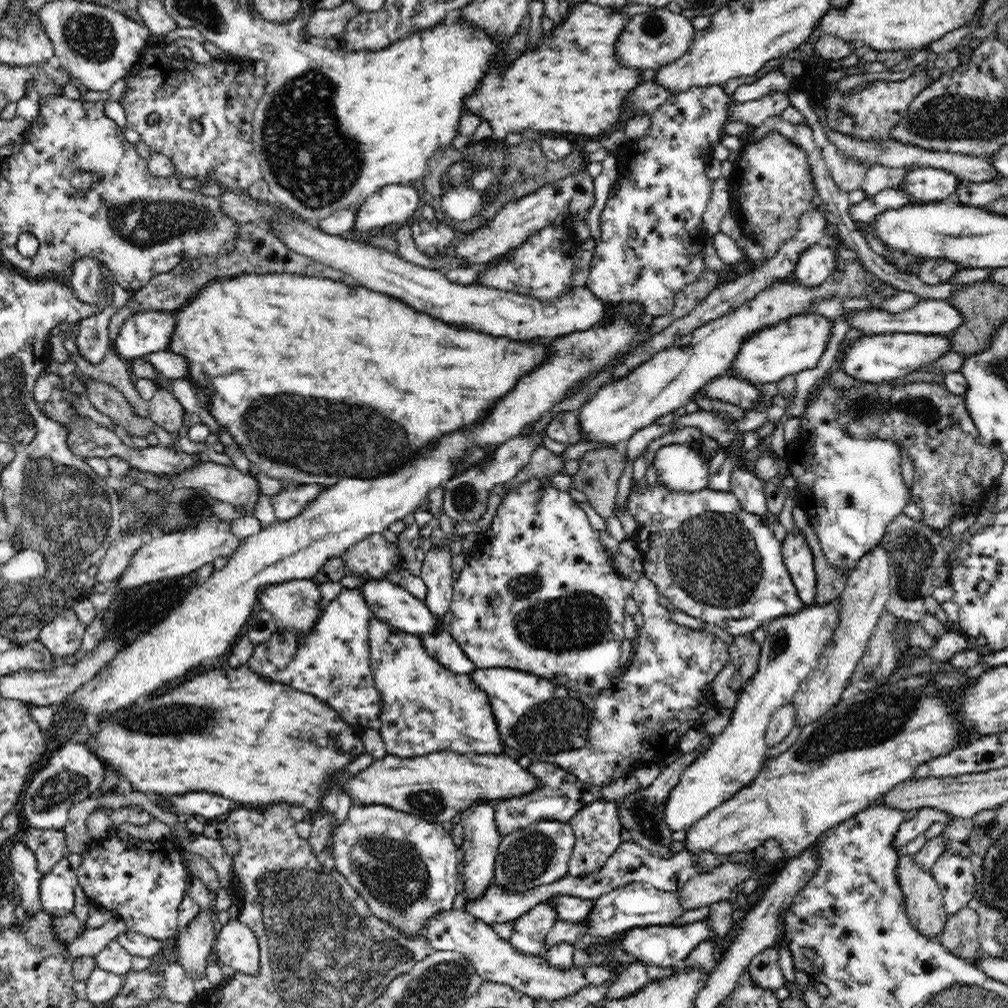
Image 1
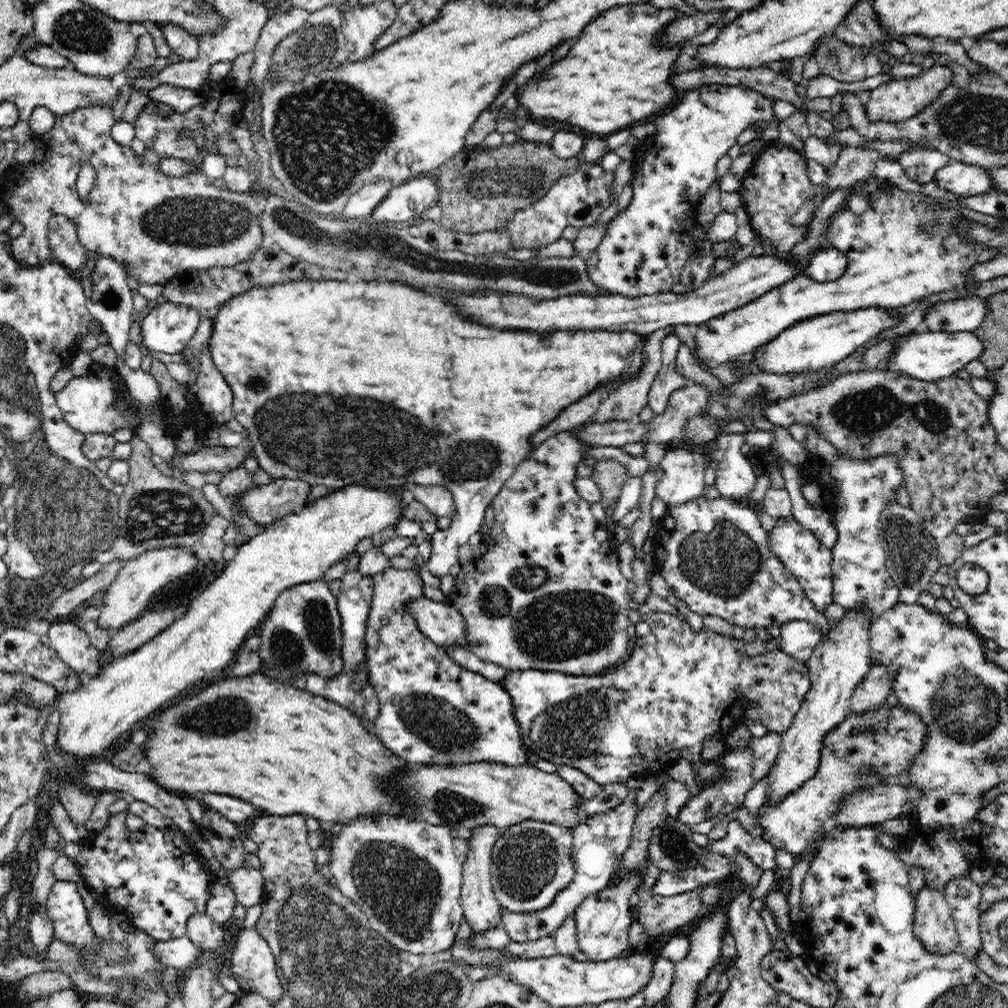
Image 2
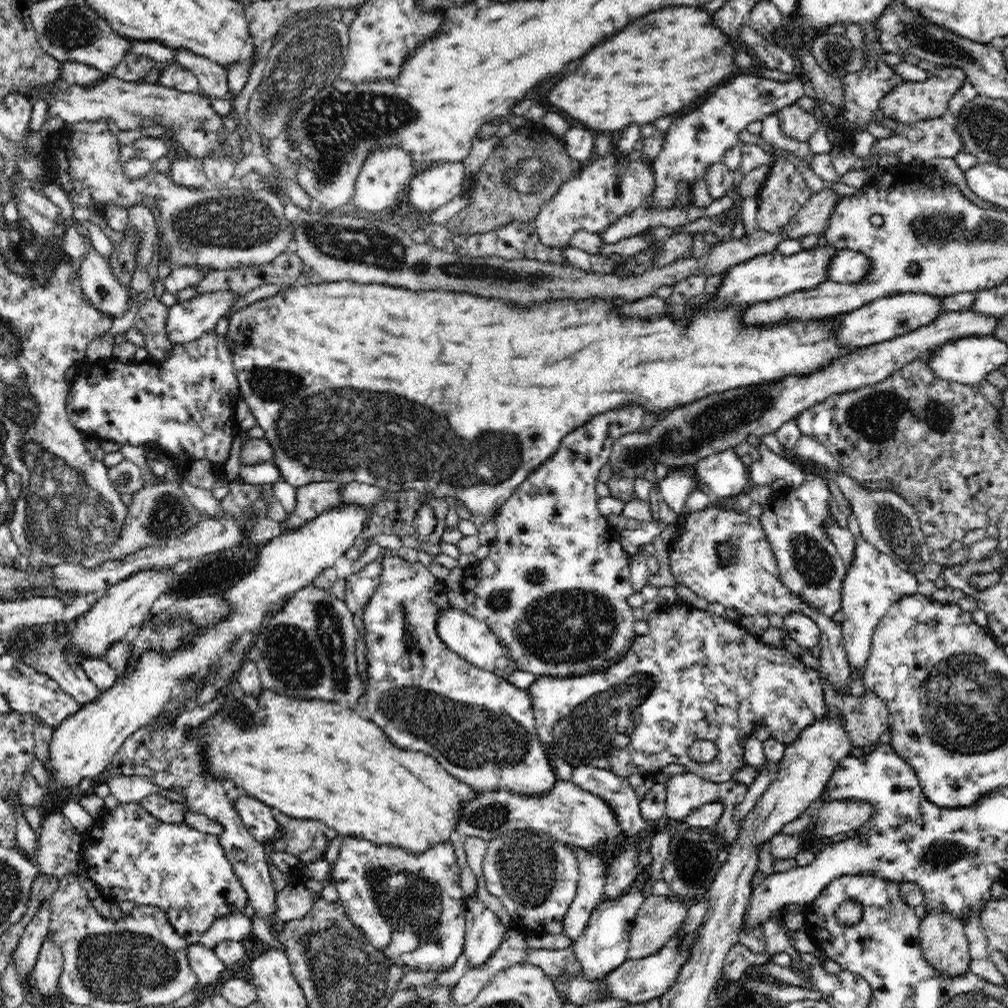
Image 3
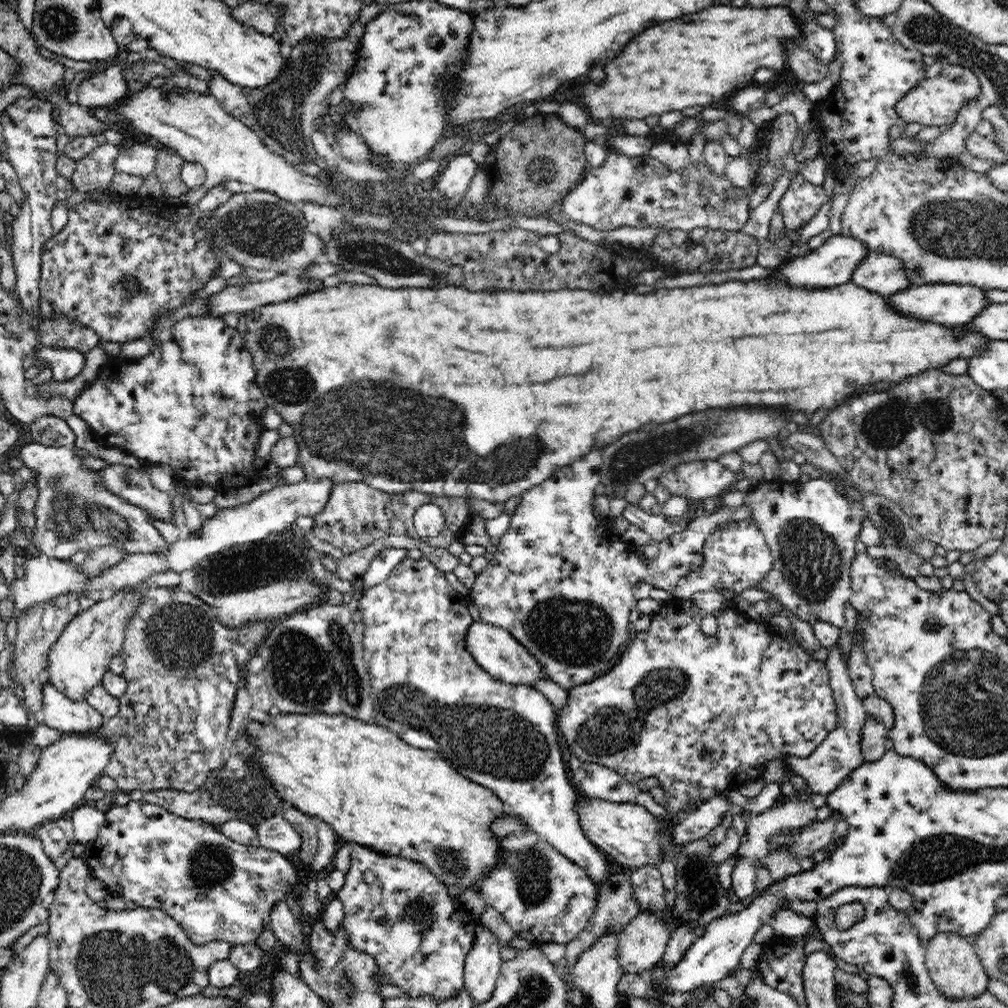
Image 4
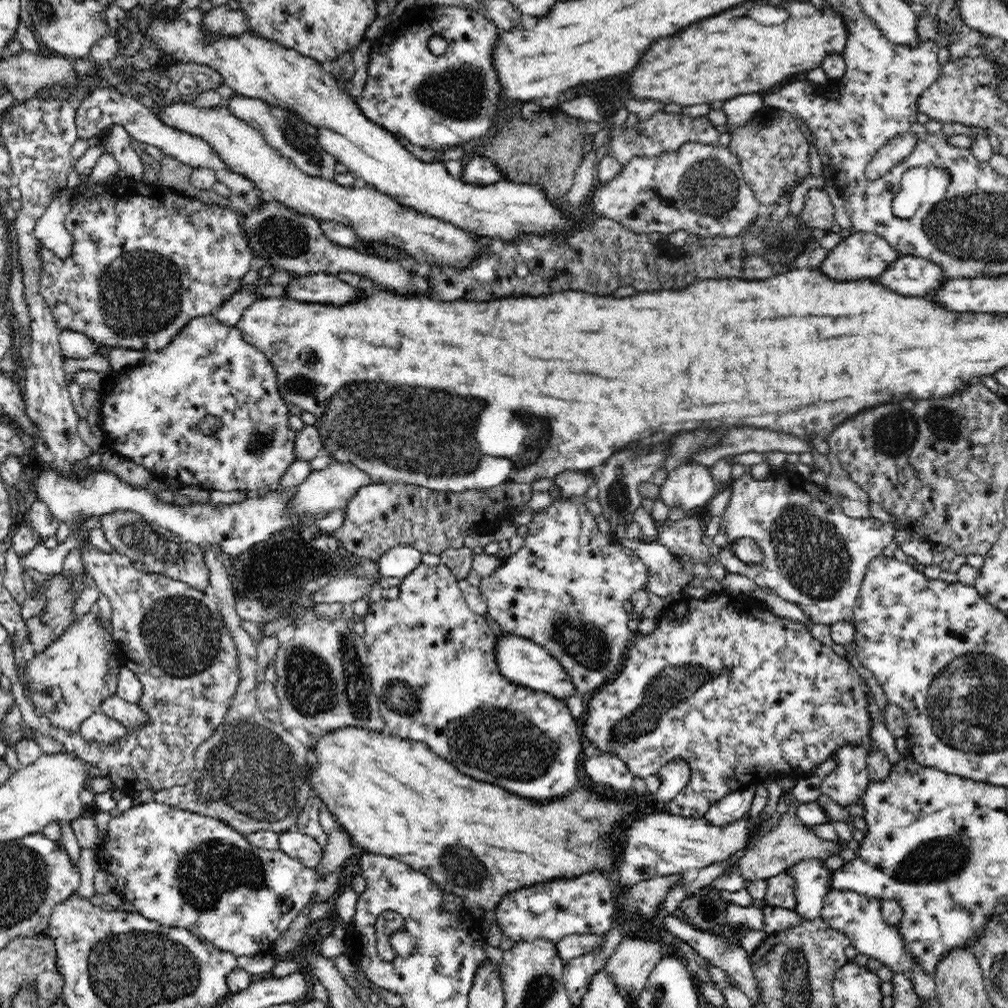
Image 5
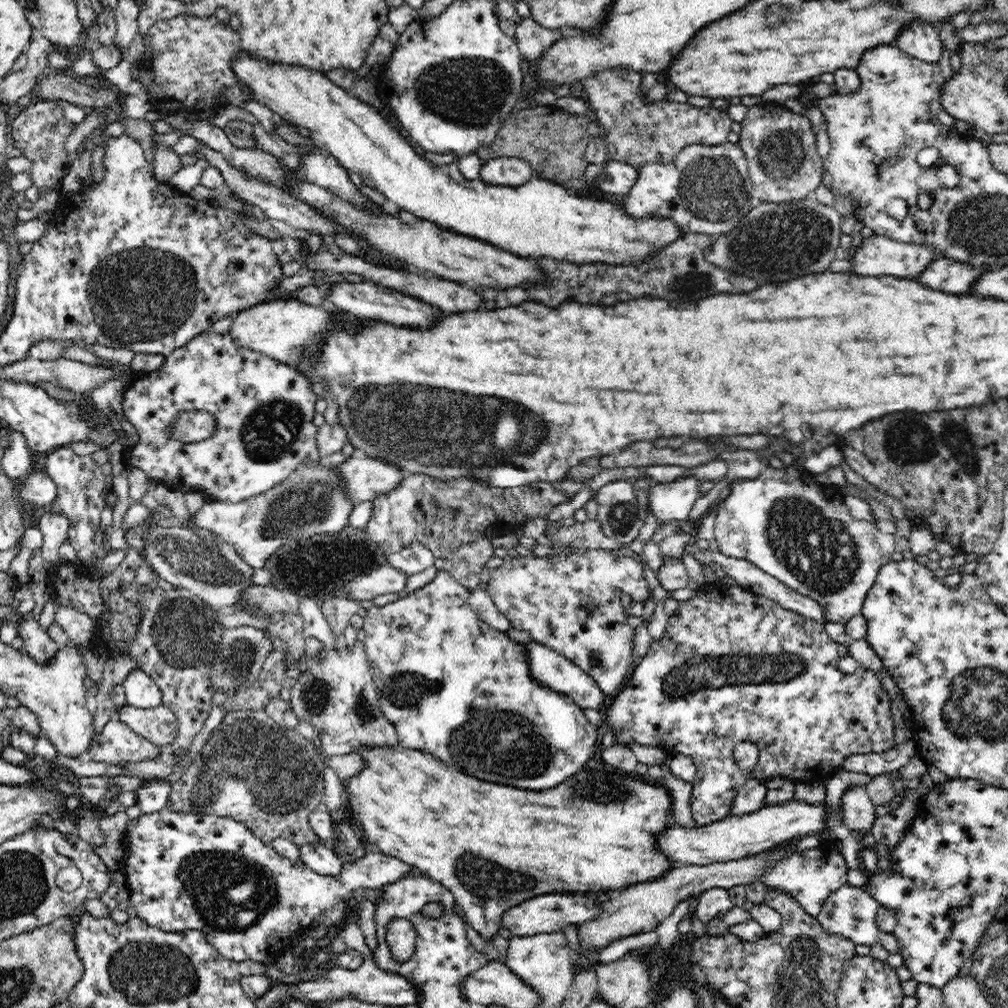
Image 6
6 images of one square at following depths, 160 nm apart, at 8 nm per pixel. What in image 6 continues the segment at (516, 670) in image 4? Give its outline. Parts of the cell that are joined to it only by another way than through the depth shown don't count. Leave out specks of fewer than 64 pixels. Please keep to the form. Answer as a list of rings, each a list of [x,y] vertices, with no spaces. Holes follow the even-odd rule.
[[[533,642],[527,644],[526,647],[527,663],[531,667],[531,676],[538,680],[540,684],[547,685],[548,688],[552,688],[556,692],[570,696],[582,709],[604,710],[606,708],[605,692],[601,691],[596,681],[582,668],[578,668],[571,660],[543,644]],[[602,704],[604,704],[604,708],[600,708]]]

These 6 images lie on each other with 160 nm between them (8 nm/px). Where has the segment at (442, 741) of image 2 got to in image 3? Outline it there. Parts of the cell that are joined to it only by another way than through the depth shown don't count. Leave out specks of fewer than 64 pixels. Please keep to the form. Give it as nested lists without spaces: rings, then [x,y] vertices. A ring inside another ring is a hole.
[[[396,554],[384,556],[383,567],[380,577],[380,584],[376,587],[373,596],[370,597],[368,605],[365,606],[361,615],[364,623],[365,634],[361,643],[362,652],[360,654],[363,666],[363,675],[366,679],[367,705],[364,708],[365,716],[374,721],[374,724],[387,734],[388,739],[392,744],[404,750],[414,752],[425,752],[439,762],[456,780],[470,785],[478,791],[512,791],[512,794],[522,795],[542,795],[551,791],[554,786],[557,776],[552,770],[552,766],[546,760],[540,734],[535,723],[534,705],[531,703],[531,697],[527,689],[518,688],[515,685],[508,683],[504,678],[495,675],[493,672],[488,672],[476,668],[459,654],[452,652],[443,640],[440,640],[436,627],[438,627],[438,618],[443,610],[450,608],[447,596],[448,590],[444,581],[434,577],[428,567],[419,561],[410,563],[399,557]]]

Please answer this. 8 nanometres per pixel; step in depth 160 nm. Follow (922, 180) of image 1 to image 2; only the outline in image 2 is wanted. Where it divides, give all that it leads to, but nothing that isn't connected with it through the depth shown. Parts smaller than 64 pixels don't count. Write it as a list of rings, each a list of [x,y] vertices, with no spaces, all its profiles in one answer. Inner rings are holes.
[[[961,161],[950,162],[936,169],[932,182],[939,188],[962,197],[1001,192],[995,188],[995,181],[991,180],[986,168]]]

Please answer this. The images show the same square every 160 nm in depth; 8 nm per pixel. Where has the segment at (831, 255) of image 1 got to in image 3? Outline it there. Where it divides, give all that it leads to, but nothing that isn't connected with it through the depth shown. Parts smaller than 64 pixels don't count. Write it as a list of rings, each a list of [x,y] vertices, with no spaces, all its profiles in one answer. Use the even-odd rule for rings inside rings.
[[[842,249],[834,253],[826,272],[834,283],[862,284],[871,266],[872,261],[864,253]]]

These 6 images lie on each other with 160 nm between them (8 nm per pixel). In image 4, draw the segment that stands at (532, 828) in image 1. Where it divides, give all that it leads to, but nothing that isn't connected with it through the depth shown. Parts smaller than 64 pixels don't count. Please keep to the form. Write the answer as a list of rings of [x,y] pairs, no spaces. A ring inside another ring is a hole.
[[[532,829],[507,836],[508,838],[500,842],[500,868],[496,868],[496,872],[492,872],[488,880],[483,880],[484,888],[479,888],[481,898],[488,907],[494,907],[504,916],[516,936],[526,939],[533,945],[546,942],[566,945],[567,942],[575,940],[595,914],[600,884],[595,884],[586,869],[580,868],[578,864],[558,852],[543,836],[536,834]]]

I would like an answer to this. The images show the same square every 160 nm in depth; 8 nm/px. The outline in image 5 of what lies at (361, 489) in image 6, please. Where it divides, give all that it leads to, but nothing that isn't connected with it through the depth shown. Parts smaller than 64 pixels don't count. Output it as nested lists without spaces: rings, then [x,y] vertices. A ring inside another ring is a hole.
[[[333,462],[327,468],[312,473],[296,488],[296,500],[292,500],[292,510],[296,516],[318,516],[320,512],[328,514],[333,510],[344,509],[354,498],[358,488],[370,486],[372,480],[364,471],[360,471],[352,462]]]

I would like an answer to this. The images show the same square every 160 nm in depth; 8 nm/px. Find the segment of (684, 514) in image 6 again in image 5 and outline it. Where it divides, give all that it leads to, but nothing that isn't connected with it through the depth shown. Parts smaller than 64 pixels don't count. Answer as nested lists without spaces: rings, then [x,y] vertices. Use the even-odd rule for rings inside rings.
[[[688,462],[668,473],[668,478],[659,487],[658,499],[670,509],[685,512],[712,501],[716,485],[708,467]]]

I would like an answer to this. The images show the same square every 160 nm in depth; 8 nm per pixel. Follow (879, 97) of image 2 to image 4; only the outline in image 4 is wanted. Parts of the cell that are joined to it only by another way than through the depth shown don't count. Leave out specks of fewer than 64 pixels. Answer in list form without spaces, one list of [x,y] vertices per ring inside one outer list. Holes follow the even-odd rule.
[[[944,64],[938,76],[926,78],[918,83],[906,96],[903,96],[900,102],[895,104],[895,109],[902,122],[918,123],[924,125],[924,128],[937,126],[945,129],[956,122],[961,106],[980,96],[980,81],[969,68],[957,64]]]

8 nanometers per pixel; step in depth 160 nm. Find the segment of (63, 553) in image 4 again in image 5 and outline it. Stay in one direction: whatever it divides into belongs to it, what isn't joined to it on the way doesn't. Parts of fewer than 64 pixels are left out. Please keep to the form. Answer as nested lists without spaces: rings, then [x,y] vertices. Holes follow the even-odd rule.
[[[114,511],[100,515],[99,530],[105,535],[110,552],[124,555],[132,562],[140,560],[144,572],[167,576],[189,584],[203,593],[208,588],[208,567],[204,562],[204,549],[207,544],[186,543],[174,532],[165,530],[132,511]]]

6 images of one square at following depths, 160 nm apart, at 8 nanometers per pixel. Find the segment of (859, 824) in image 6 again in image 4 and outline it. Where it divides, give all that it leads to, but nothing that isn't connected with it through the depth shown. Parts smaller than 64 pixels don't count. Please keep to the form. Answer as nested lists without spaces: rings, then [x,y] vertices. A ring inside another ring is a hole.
[[[838,644],[831,646],[828,657],[825,659],[827,668],[830,669],[830,685],[834,693],[836,708],[838,712],[838,723],[835,730],[830,731],[827,739],[819,747],[815,748],[806,759],[788,756],[785,760],[786,770],[806,779],[809,787],[817,794],[828,796],[836,787],[845,780],[850,772],[854,771],[860,763],[863,763],[862,756],[862,727],[866,718],[866,711],[862,707],[860,697],[852,686],[852,679],[849,675],[849,663],[846,663]]]

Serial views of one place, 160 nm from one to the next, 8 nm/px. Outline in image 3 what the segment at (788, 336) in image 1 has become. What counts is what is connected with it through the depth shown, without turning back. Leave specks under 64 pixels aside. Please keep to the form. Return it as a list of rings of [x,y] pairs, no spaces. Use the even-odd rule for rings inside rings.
[[[898,292],[882,296],[856,310],[838,316],[835,336],[839,344],[870,346],[881,343],[934,322],[940,316],[940,300],[928,292]]]

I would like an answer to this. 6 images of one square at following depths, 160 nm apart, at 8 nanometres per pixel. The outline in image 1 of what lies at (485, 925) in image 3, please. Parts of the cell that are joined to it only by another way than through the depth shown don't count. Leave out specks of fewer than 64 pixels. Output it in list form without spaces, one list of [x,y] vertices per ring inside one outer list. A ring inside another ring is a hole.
[[[482,802],[478,806],[470,808],[466,814],[460,815],[460,822],[463,826],[463,843],[461,850],[463,856],[463,881],[465,900],[477,899],[484,894],[487,886],[494,881],[494,867],[498,846],[500,846],[502,836],[498,834],[496,821],[494,818],[494,805]]]

